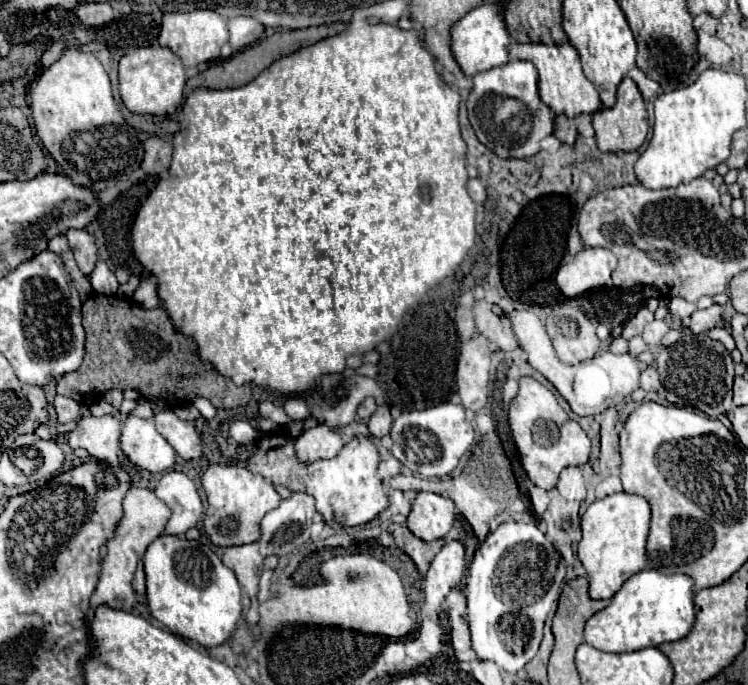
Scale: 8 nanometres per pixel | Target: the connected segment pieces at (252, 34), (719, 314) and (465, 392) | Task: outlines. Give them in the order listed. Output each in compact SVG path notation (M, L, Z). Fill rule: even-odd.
M235 16L235 18L229 18L229 44L231 48L237 52L253 42L259 40L259 36L263 34L265 26L261 22L257 22L255 18L251 16Z
M713 304L711 308L705 310L697 310L691 314L691 324L689 330L693 334L701 334L701 332L709 332L715 326L723 326L723 306Z
M485 336L471 338L459 350L455 382L461 404L467 410L477 412L487 404L489 358L491 358L491 348Z

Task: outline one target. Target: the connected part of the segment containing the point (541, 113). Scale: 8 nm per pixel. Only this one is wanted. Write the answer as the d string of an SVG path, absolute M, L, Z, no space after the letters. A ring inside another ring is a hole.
M511 60L473 76L473 90L467 98L471 126L477 138L501 158L527 158L541 150L539 140L553 134L555 114L543 104L537 90L537 68L527 60Z

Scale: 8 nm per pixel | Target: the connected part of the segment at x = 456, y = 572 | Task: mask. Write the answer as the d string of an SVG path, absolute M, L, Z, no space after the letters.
M457 540L447 542L431 562L431 568L424 578L425 606L424 615L439 622L442 603L447 592L461 582L465 574L465 550Z

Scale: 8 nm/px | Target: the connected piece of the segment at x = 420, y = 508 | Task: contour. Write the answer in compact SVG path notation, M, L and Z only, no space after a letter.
M417 492L407 516L407 528L421 540L443 538L455 522L455 508L449 498L433 492Z

